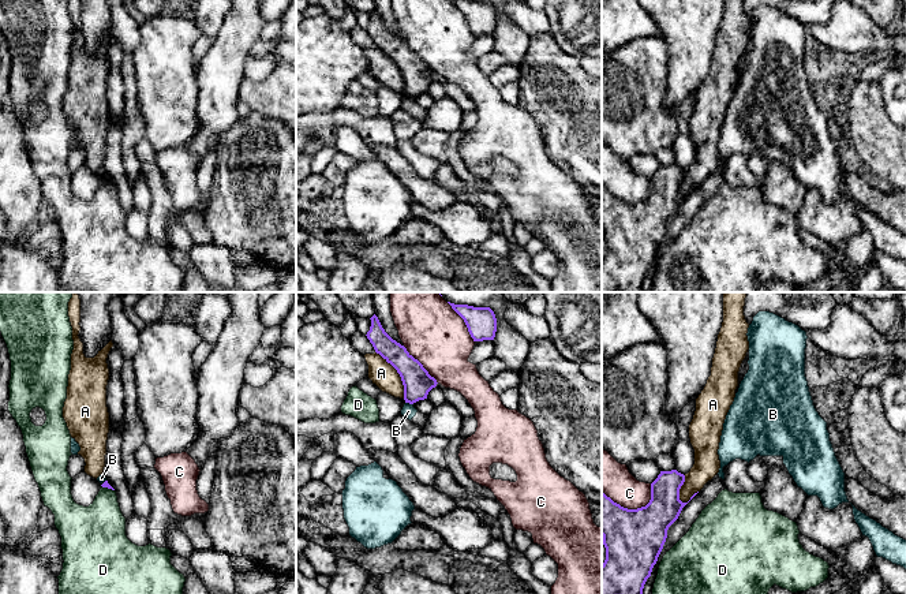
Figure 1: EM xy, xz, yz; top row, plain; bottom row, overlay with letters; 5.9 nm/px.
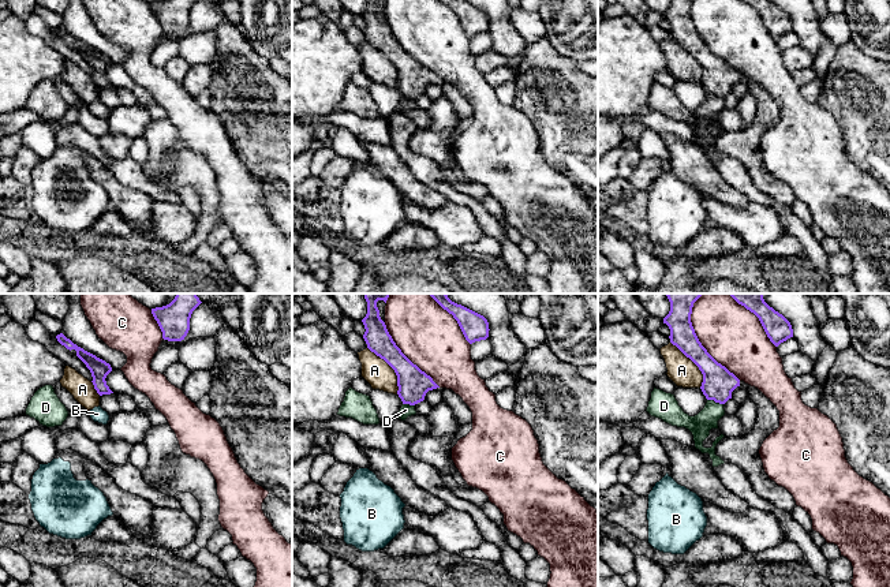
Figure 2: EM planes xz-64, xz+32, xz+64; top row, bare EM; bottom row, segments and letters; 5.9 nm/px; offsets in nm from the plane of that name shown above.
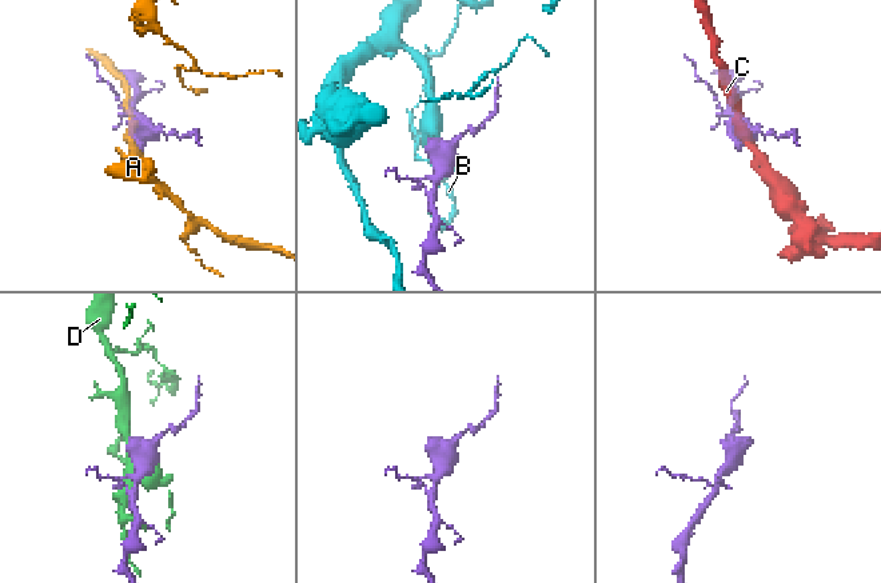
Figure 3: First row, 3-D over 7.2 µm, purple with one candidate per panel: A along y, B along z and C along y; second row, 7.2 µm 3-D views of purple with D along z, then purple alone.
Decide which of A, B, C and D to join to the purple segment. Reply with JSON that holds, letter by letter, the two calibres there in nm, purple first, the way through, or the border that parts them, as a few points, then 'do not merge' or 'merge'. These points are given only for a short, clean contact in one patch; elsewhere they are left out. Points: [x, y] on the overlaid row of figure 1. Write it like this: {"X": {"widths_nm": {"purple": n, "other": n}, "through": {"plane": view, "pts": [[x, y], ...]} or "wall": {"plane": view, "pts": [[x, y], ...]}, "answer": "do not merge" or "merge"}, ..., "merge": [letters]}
{"A": {"widths_nm": {"purple": 170, "other": 150}, "answer": "do not merge"}, "B": {"widths_nm": {"purple": 170, "other": 90}, "wall": {"plane": "xz", "pts": [[405, 402], [412, 404]]}, "answer": "do not merge"}, "C": {"widths_nm": {"purple": 360, "other": 220}, "answer": "do not merge"}, "D": {"widths_nm": {"purple": 40, "other": 300}, "answer": "do not merge"}, "merge": []}

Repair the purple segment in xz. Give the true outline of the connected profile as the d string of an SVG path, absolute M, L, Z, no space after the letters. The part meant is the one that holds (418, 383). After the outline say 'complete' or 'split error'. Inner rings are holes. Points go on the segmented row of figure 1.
M375 314L370 320L371 326L366 336L375 352L400 374L404 385L405 403L413 404L427 399L428 392L437 386L437 380L428 374L423 365L404 345L385 332Z | complete

